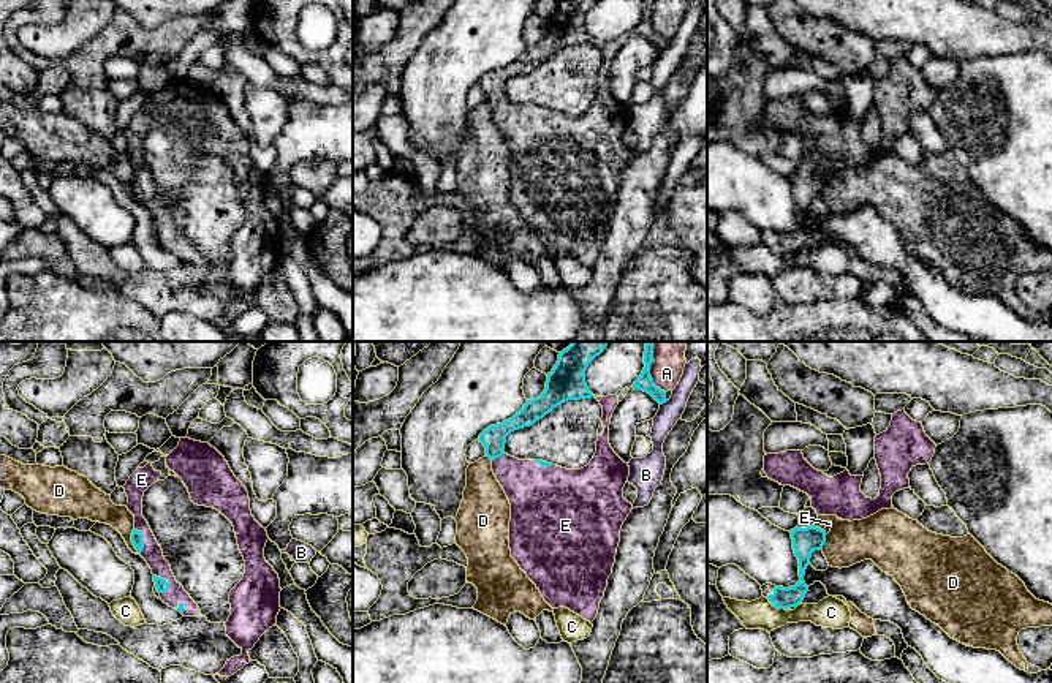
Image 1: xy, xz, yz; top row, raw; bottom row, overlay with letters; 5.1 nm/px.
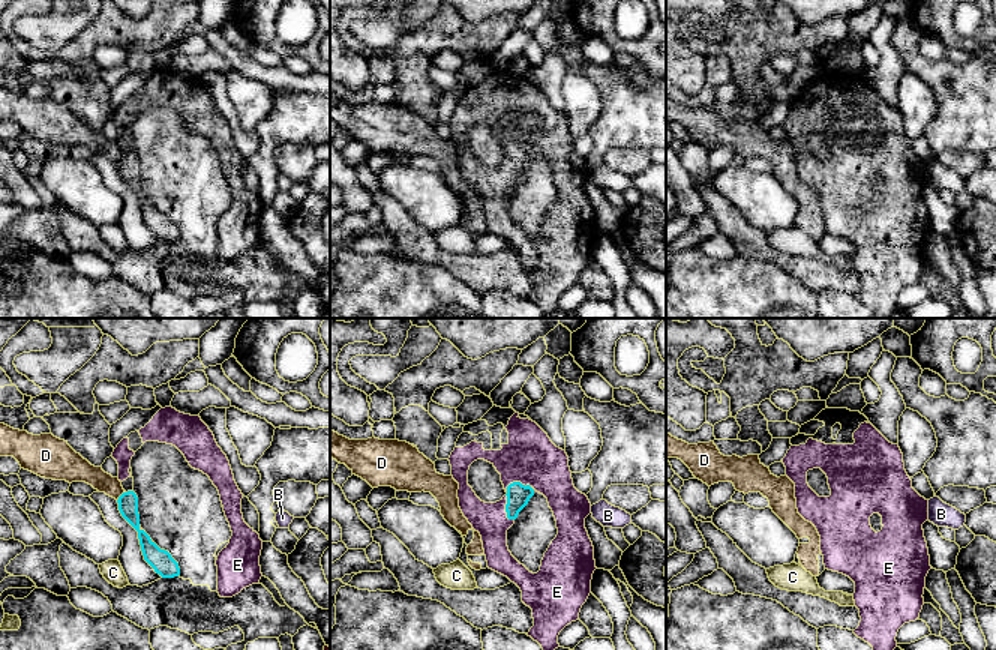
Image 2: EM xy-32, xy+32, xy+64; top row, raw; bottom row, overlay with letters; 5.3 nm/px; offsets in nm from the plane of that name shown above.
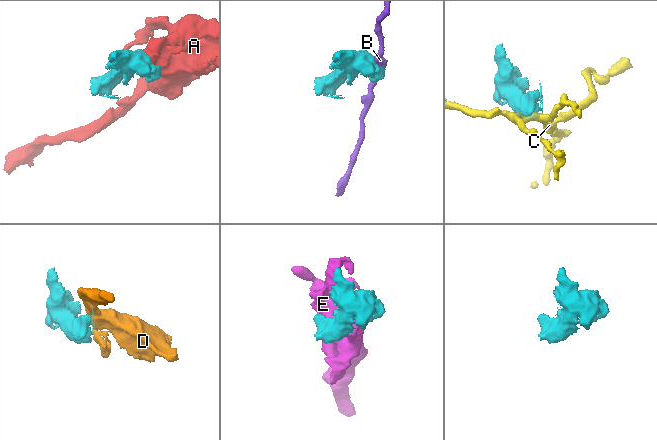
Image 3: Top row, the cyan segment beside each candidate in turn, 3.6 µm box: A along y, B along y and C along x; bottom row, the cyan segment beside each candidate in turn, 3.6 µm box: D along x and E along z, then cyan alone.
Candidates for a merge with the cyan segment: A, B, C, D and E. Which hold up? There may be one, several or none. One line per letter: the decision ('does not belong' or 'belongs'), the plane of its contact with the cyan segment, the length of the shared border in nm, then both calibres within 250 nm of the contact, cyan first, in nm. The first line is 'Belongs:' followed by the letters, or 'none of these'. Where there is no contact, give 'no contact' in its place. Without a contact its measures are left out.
Belongs: E
A: does not belong; contact in xz; length 220 nm; calibres 80 and 160 nm
B: does not belong; contact in xz; length 50 nm; calibres 80 and 120 nm
C: does not belong; contact in yz; length 70 nm; calibres 110 and 150 nm
D: does not belong; contact in xy; length 140 nm; calibres 60 and 160 nm
E: belongs; contact in xy; length 120 nm; calibres 70 and 100 nm

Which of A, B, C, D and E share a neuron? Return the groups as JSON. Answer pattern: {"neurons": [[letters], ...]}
{"neurons": [["A"], ["B"], ["C"], ["D"], ["E"]]}

